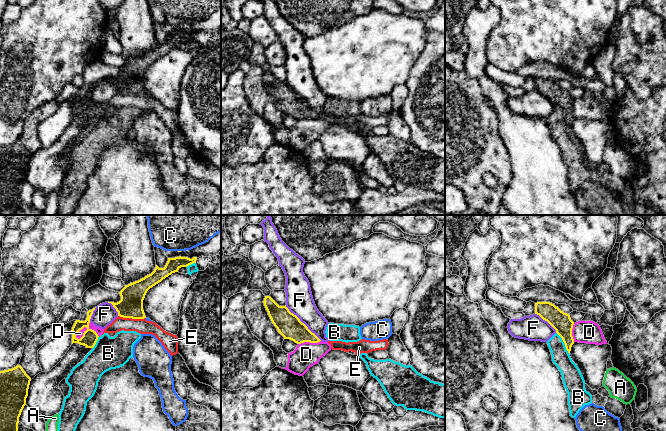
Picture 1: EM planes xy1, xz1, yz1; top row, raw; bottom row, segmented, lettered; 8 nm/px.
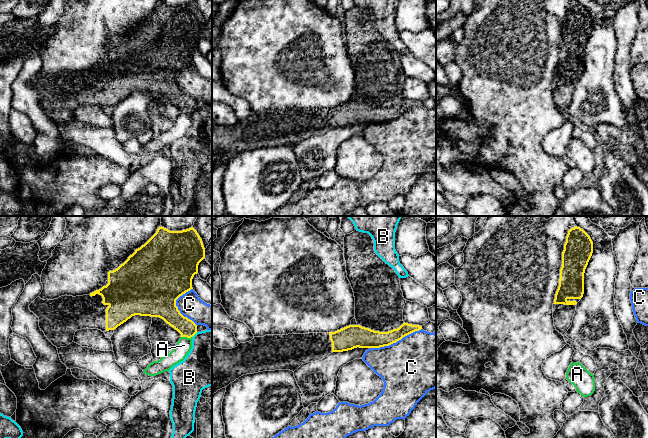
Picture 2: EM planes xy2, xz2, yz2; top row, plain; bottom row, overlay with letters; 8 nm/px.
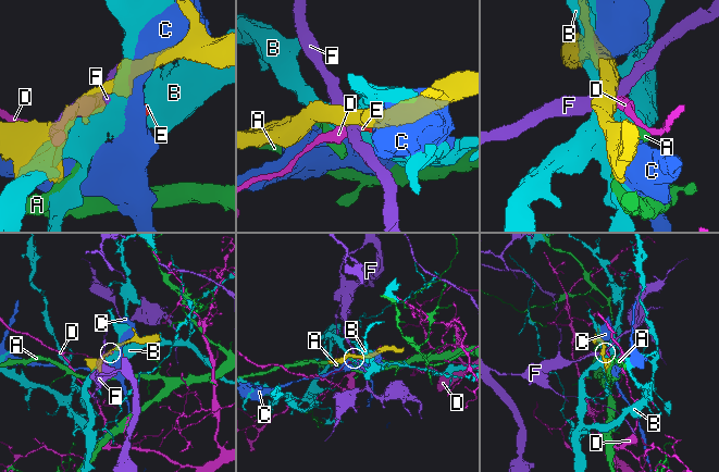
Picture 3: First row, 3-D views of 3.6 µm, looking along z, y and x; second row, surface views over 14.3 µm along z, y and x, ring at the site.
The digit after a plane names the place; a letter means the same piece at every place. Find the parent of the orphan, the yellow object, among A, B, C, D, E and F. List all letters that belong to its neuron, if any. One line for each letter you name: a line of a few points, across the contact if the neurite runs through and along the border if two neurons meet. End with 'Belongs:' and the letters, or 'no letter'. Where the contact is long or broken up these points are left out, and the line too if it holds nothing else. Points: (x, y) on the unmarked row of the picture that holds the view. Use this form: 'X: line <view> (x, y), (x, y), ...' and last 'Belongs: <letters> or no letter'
Belongs: no letter

